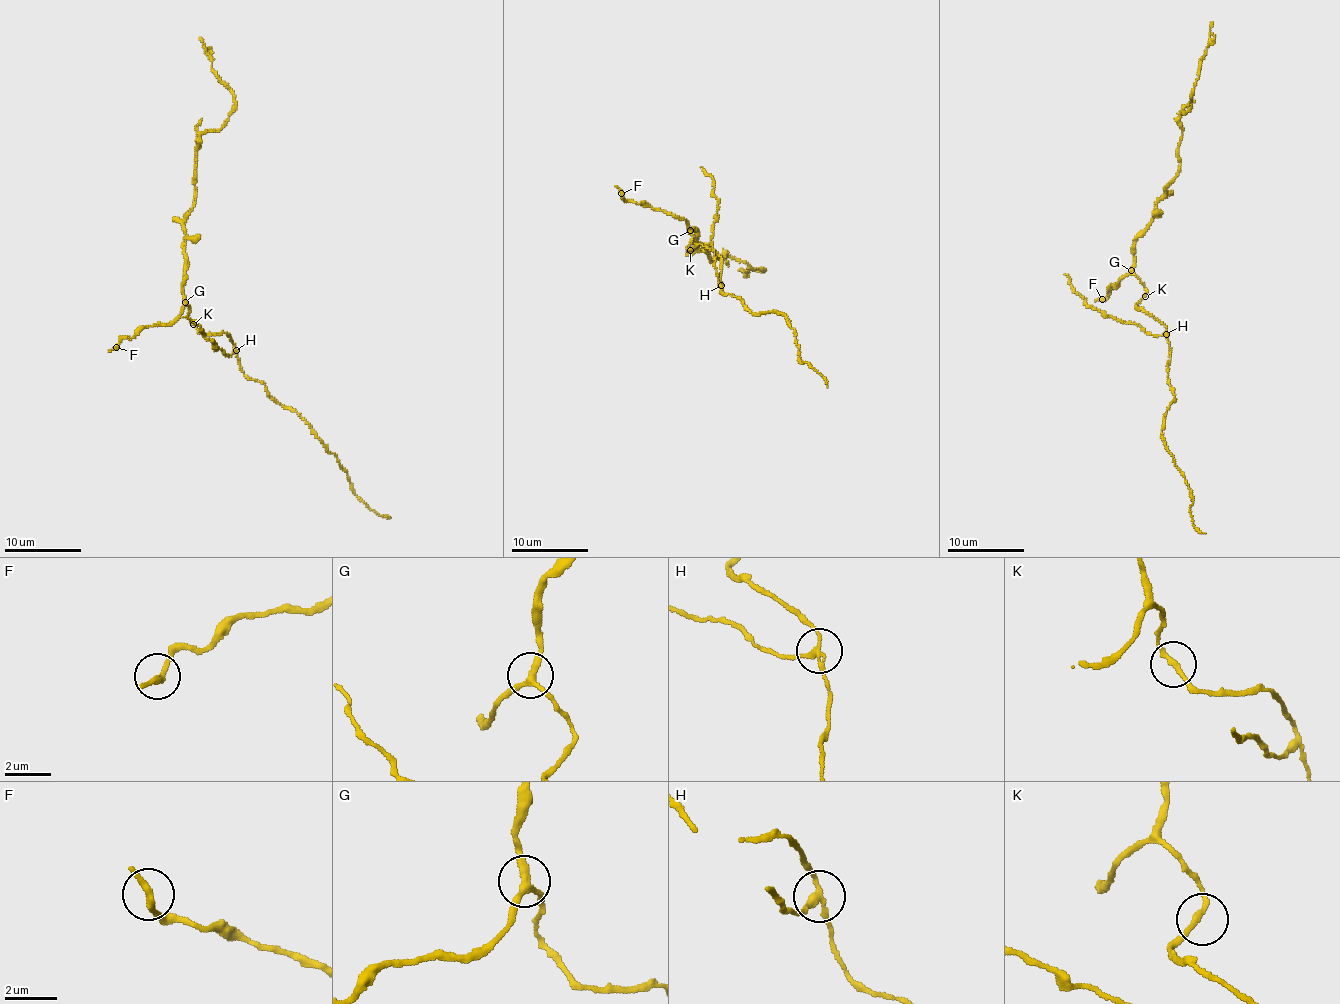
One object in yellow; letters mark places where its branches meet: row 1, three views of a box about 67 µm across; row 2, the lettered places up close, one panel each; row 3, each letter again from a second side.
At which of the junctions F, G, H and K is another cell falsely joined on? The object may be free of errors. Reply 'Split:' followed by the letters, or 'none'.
Split: H

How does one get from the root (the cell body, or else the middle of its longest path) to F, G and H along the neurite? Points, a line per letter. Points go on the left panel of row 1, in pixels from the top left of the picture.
F: (193, 323), (187, 317), (190, 307), (184, 306), (172, 322), (146, 326), (131, 338), (123, 338), (116, 347)
G: (193, 323), (187, 317), (190, 307), (185, 302)
H: (193, 323), (203, 333), (227, 333), (235, 351)

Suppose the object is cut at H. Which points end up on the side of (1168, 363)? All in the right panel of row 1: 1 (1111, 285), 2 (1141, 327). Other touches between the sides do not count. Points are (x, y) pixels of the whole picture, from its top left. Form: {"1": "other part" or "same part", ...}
{"1": "same part", "2": "other part"}

